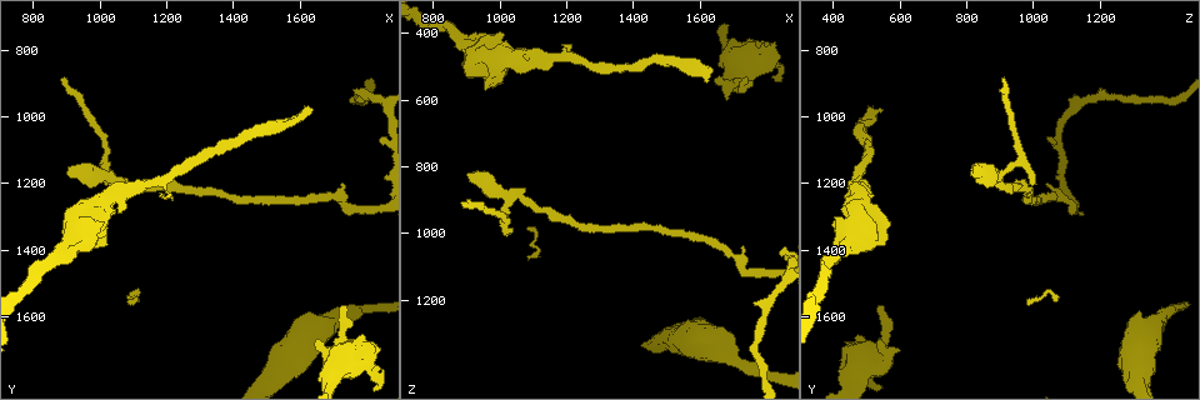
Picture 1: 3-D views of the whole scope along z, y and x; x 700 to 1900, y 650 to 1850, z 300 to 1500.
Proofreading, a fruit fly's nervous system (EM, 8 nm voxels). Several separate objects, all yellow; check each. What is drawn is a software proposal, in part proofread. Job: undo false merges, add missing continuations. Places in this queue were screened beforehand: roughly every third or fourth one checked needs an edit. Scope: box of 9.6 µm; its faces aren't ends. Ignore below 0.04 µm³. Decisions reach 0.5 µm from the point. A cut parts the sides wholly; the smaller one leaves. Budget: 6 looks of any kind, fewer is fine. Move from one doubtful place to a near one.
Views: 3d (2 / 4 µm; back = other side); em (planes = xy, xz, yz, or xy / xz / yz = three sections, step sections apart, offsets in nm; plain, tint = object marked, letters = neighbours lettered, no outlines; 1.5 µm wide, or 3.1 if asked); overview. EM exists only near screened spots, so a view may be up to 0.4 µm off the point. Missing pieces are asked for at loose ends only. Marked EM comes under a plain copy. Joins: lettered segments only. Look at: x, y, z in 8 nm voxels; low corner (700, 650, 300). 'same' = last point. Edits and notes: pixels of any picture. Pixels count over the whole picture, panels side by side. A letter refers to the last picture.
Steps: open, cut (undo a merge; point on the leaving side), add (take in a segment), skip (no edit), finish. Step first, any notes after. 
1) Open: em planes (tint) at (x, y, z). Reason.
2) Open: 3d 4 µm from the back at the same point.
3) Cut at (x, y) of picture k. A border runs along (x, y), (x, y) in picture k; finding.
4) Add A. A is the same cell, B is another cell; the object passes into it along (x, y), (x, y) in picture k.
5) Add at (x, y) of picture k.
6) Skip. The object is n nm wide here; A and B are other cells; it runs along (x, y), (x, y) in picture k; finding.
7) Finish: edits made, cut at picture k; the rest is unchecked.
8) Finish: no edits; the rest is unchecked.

Open: 3d 4 µm at (890, 880, 910).

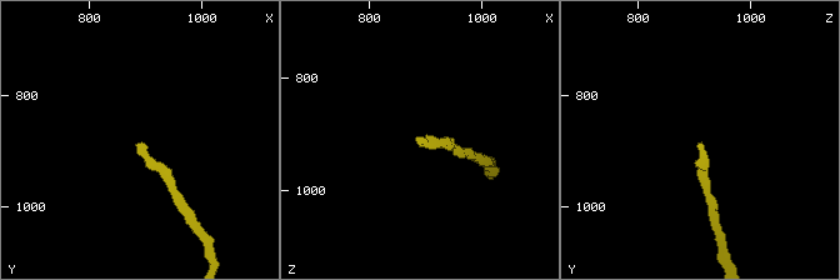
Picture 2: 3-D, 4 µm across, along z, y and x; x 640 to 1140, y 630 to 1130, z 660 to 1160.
Open: em yz step 4 (tint) at (890, 885, 910).

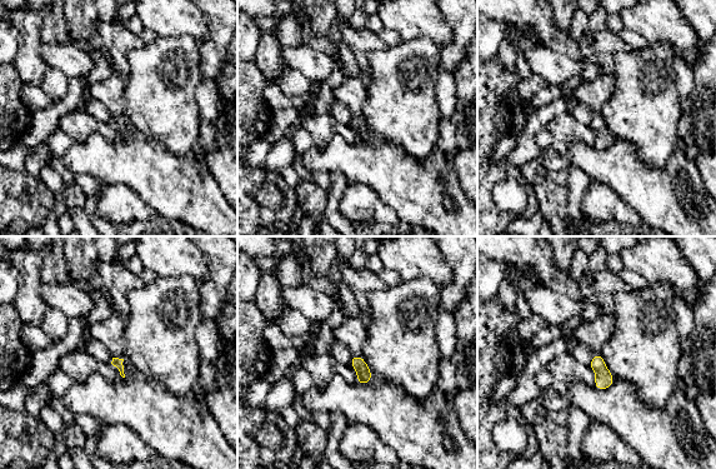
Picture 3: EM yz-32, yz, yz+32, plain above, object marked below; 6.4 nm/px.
Open: em planes (letters) at the same point. Another direction.

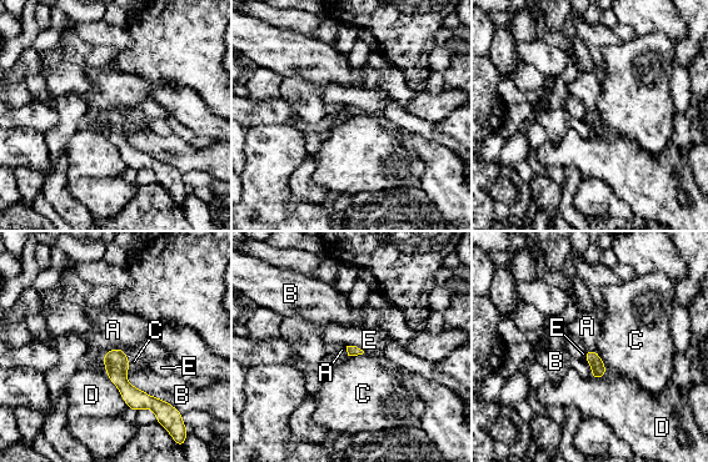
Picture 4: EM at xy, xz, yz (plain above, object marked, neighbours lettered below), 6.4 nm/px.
Skip. A, B, C, D and E are other cells; a border runs along (123, 348), (110, 348), (103, 353) in picture 4; none of them fits.

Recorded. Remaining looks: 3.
Open: em planes (letters) at (1620, 990, 540). An open end.

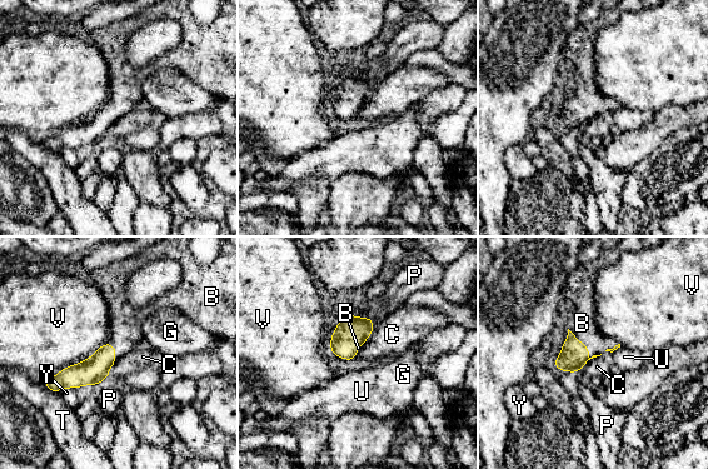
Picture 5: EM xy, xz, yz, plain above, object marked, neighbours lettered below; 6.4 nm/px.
Add B. B is the same cell, C, G, P, T, U, V and Y are other cells; the object passes into it along (573, 357), (587, 348), (582, 323) in picture 5; the neuron continues.

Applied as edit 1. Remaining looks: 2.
Open: 3d 4 µm at (1830, 1690, 430). Branch stops here.

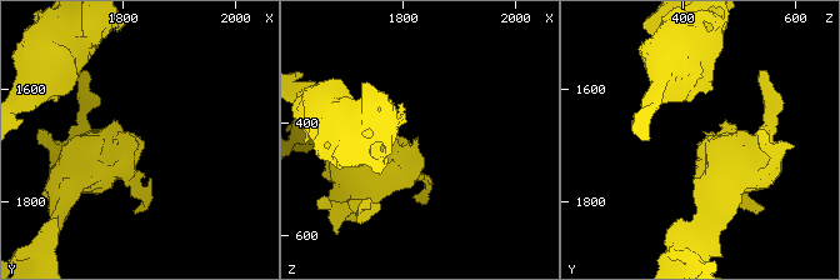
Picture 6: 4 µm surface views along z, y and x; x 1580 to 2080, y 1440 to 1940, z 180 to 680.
Open: em yz step 4 (letters) at (1820, 1695, 430).

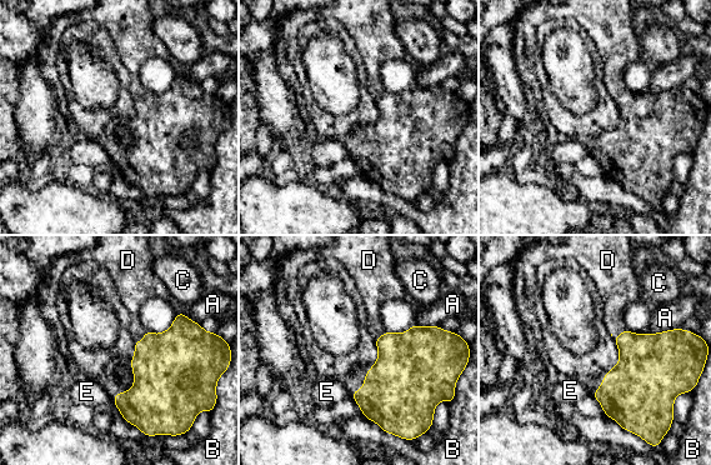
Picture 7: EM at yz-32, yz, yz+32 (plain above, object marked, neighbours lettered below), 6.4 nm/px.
Add D. D is the same cell, A, B, C and E are other cells; the object passes into it along (169, 369), (144, 339), (133, 303) in picture 7; it goes on there.

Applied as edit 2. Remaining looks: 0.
Finish: edits made, add at picture 5, add at picture 7; the rest is unchecked.

